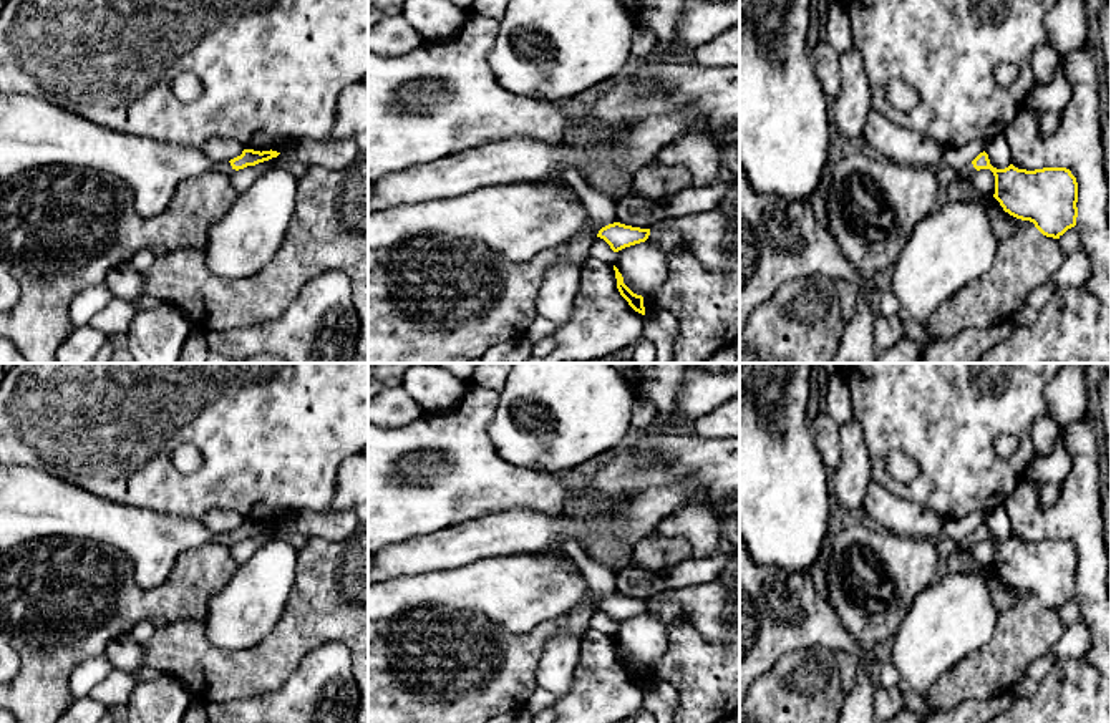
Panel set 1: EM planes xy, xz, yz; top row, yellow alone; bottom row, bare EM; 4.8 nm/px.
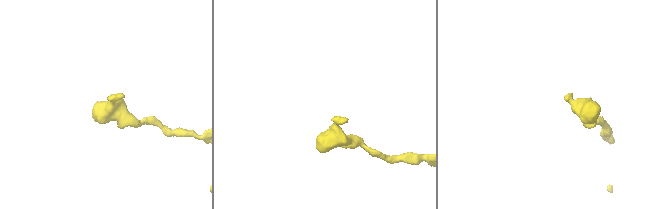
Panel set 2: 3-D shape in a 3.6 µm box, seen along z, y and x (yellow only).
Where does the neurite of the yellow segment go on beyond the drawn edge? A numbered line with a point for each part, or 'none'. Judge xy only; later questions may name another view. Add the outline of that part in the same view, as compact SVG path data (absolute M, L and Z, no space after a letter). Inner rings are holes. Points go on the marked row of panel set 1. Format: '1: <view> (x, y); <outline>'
1: xy (33, 133); M0 91L0 181L48 166L83 167L116 177L128 186L138 214L144 217L163 212L182 181L212 171L235 171L230 163L214 163L197 148L119 133L36 96Z

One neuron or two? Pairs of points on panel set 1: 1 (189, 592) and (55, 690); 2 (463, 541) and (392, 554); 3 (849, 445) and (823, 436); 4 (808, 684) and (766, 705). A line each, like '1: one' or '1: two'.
1: one
2: one
3: two
4: one

